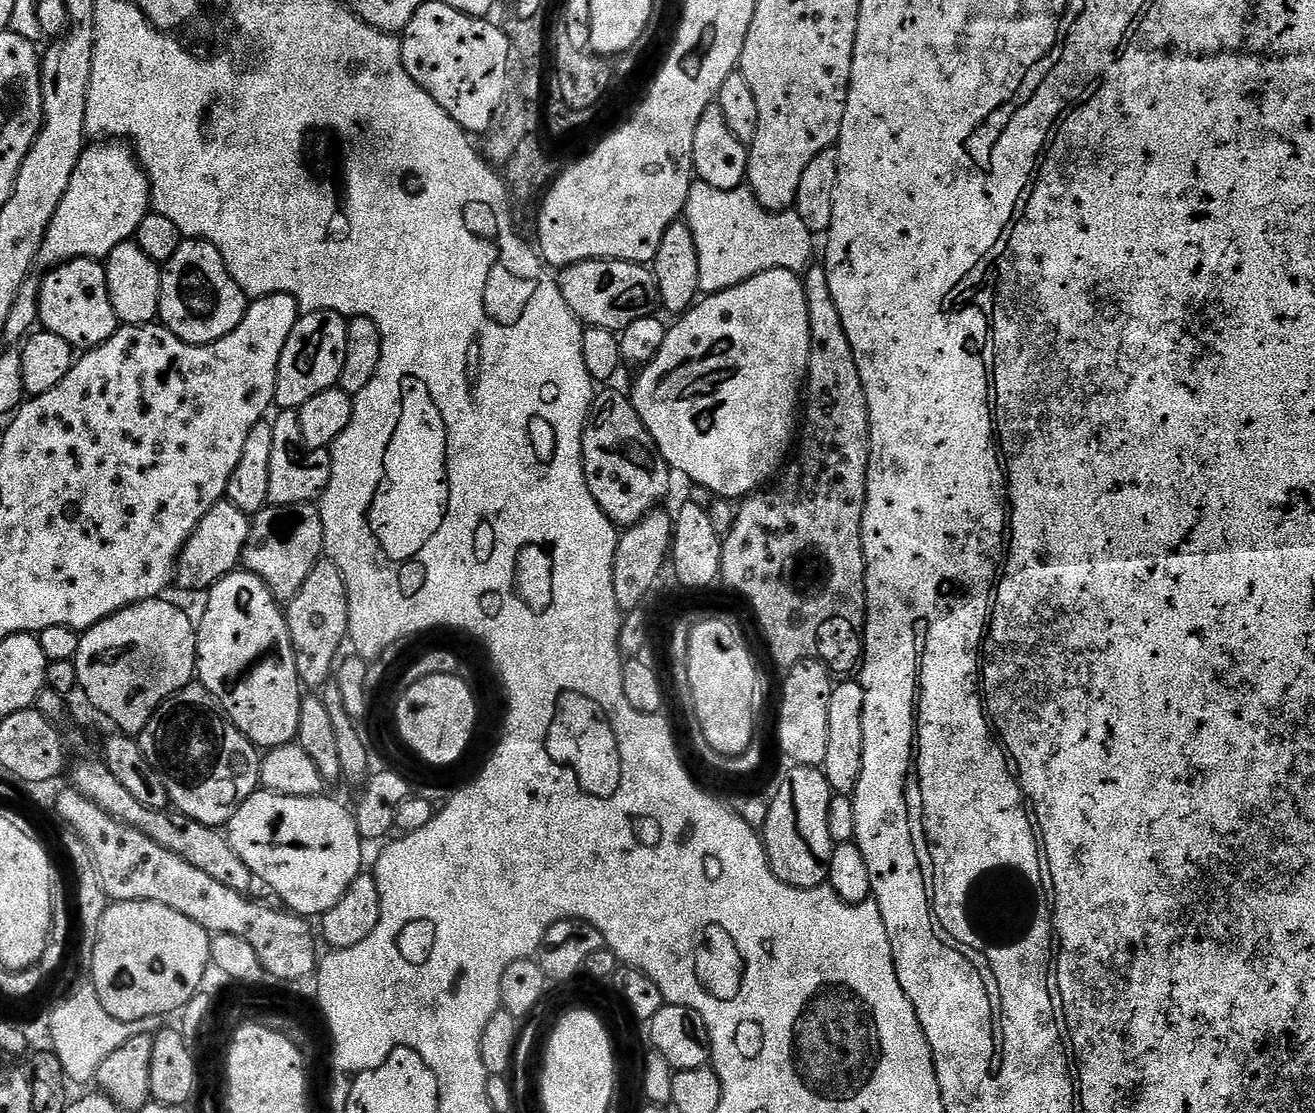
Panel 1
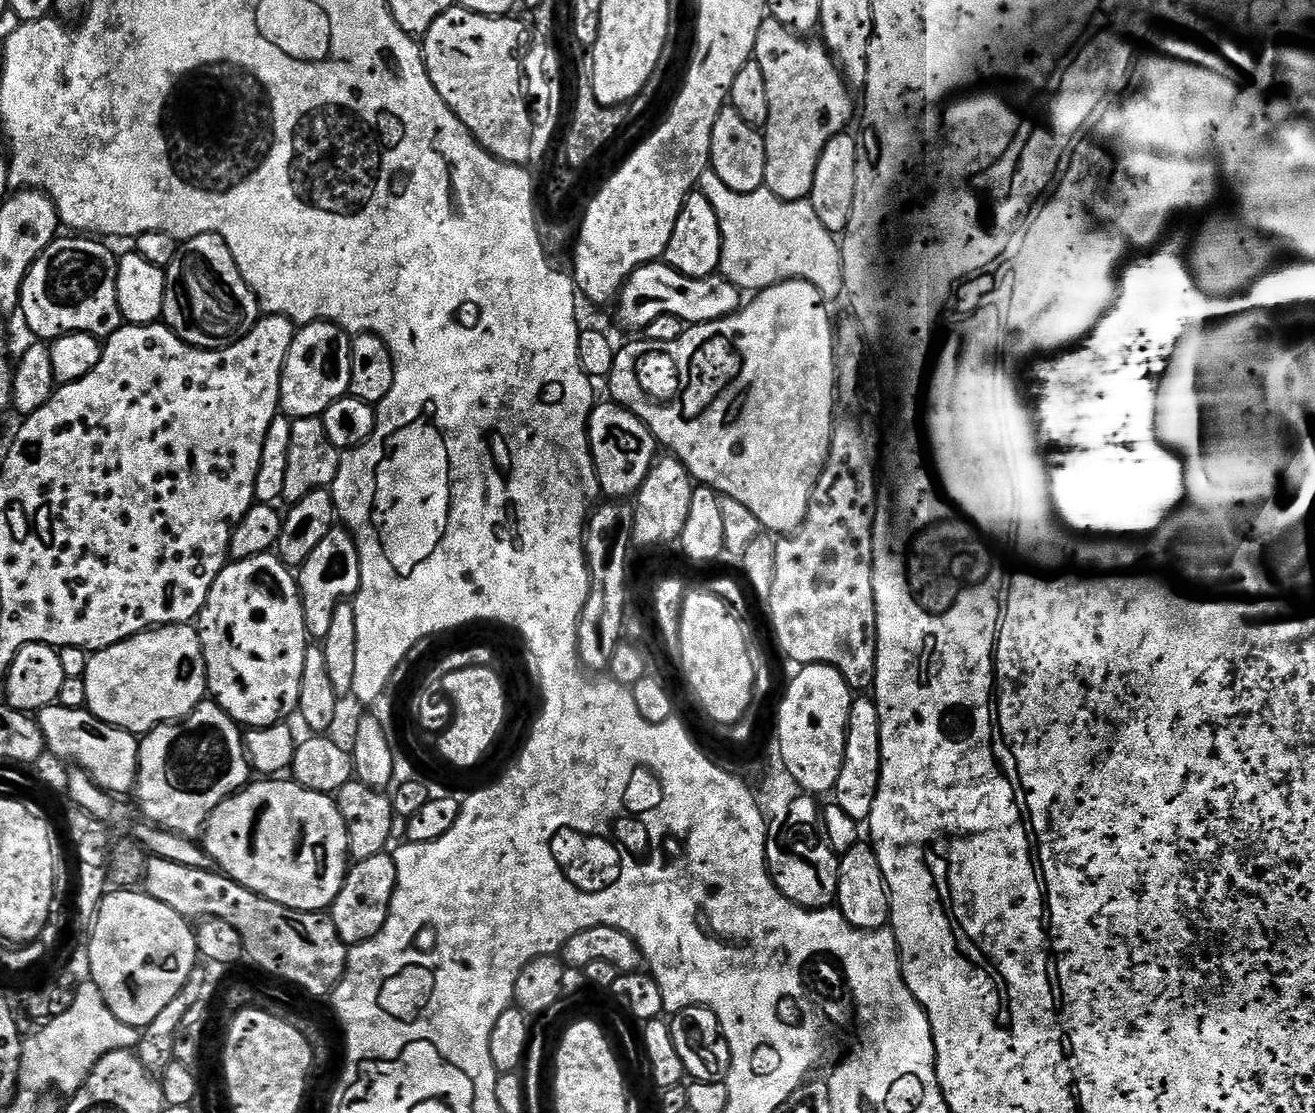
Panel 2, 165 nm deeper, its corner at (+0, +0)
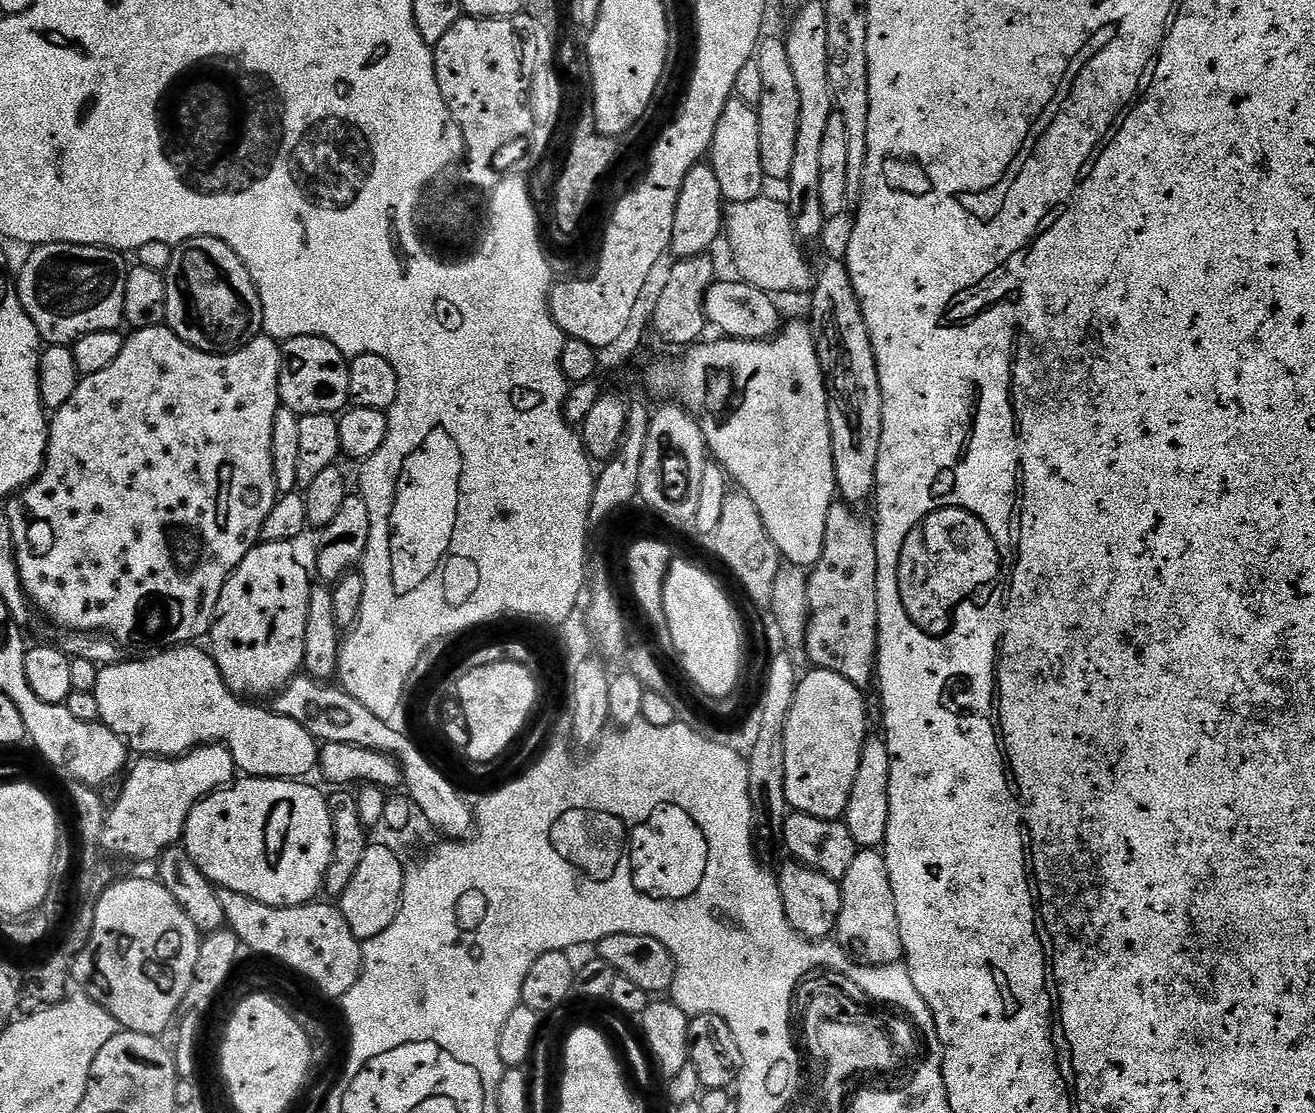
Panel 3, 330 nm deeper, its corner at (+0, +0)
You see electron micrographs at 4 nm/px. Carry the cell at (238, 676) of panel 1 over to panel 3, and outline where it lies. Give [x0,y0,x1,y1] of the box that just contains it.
[210,542,314,698]

